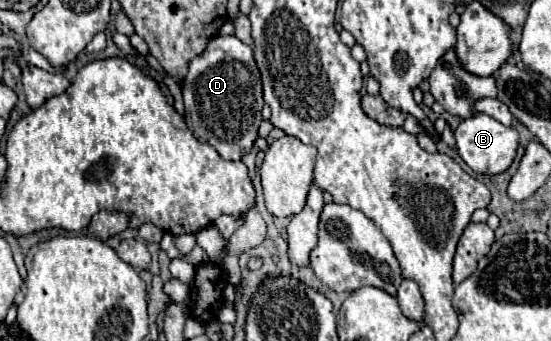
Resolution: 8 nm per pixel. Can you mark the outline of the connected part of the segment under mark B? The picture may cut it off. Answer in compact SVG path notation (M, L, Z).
M476 113L470 119L464 119L454 131L456 149L464 163L478 175L498 175L506 171L518 149L518 131L514 127L506 127L494 117L486 113Z

